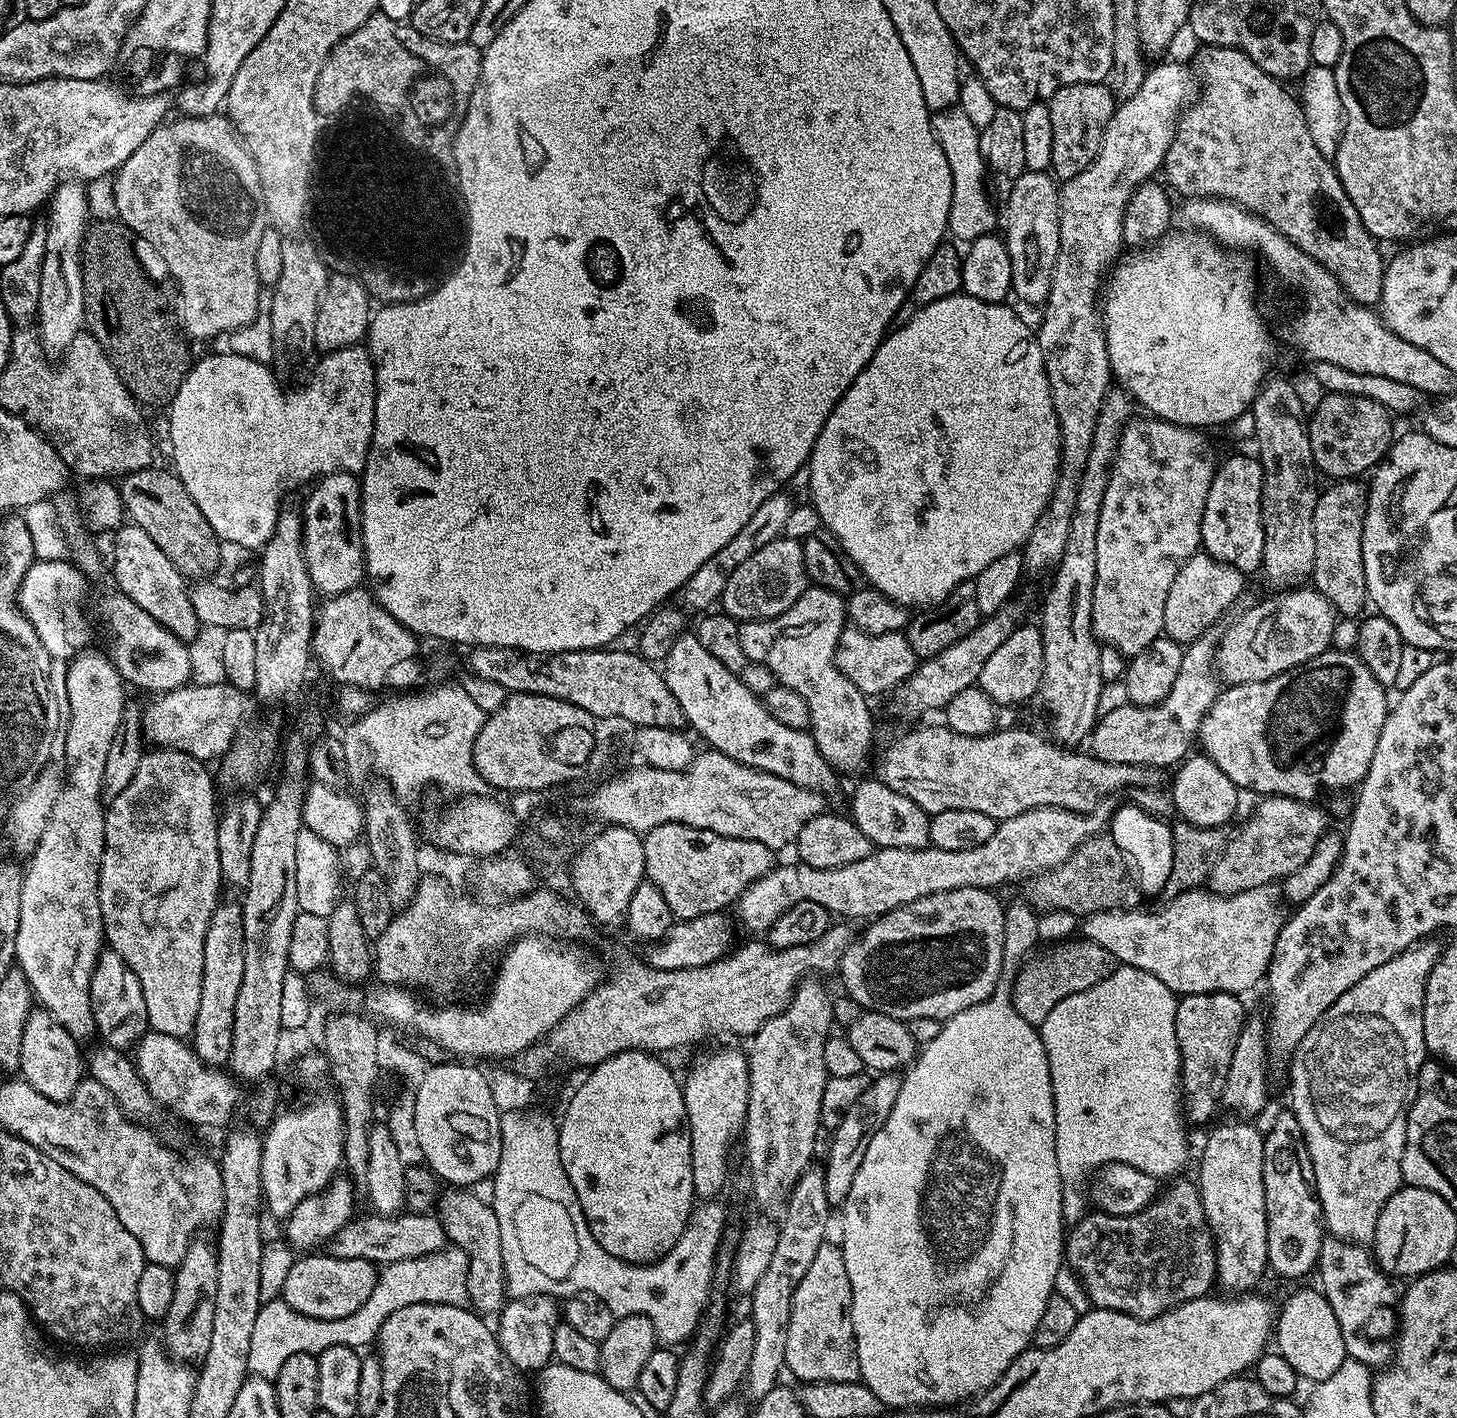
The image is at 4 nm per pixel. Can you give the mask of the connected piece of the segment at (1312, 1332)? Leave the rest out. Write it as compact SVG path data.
M1316 1288L1296 1291L1285 1302L1281 1312L1279 1309L1274 1326L1274 1342L1278 1344L1276 1348L1280 1356L1293 1366L1297 1376L1306 1382L1310 1380L1312 1384L1326 1381L1347 1360L1341 1327L1334 1310Z

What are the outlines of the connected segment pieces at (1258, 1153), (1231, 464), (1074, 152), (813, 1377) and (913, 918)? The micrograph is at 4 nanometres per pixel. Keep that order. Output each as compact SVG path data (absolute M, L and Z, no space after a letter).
M1232 1118L1229 1124L1220 1124L1208 1136L1208 1141L1204 1144L1204 1153L1200 1156L1200 1180L1198 1187L1202 1198L1202 1210L1208 1219L1208 1229L1216 1241L1216 1279L1219 1287L1224 1287L1228 1294L1248 1294L1260 1280L1263 1272L1269 1271L1268 1267L1268 1243L1266 1242L1266 1190L1262 1186L1262 1158L1264 1157L1264 1132L1256 1129L1255 1123L1249 1122L1244 1118Z
M1255 455L1228 456L1216 465L1216 473L1210 482L1210 494L1206 494L1206 510L1202 514L1200 542L1203 551L1218 562L1226 562L1245 574L1259 573L1264 562L1264 527L1262 526L1262 478L1264 471Z
M1107 83L1062 86L1047 101L1053 130L1053 158L1050 168L1057 181L1063 182L1082 174L1082 170L1086 170L1086 166L1094 162L1102 146L1102 134L1106 134L1106 126L1116 112L1117 103Z
M825 1242L818 1246L814 1263L807 1268L802 1282L798 1282L798 1290L794 1290L786 1330L784 1366L804 1384L860 1380L850 1277L846 1275L846 1258L839 1243Z
M963 888L962 890L946 890L942 894L930 894L926 898L918 898L912 904L907 904L901 908L890 910L885 916L873 919L867 925L868 929L864 933L857 935L852 941L852 945L844 951L844 956L840 960L838 977L844 983L843 991L854 1002L861 1004L865 1010L870 1012L881 1012L890 1018L898 1018L905 1022L914 1018L934 1018L941 1022L949 1020L954 1014L966 1010L970 1006L978 1006L978 1002L991 998L998 980L999 970L1002 968L1003 950L1003 920L1005 905L996 897L995 891L987 888Z

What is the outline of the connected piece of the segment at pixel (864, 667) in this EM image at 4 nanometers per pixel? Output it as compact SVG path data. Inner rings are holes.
M848 626L845 627L844 633L838 638L838 646L836 647L838 670L842 670L842 674L846 674L846 678L850 678L850 682L854 682L854 686L858 686L858 690L862 690L864 695L869 698L875 698L879 692L891 693L914 671L917 663L918 657L914 654L914 650L910 650L910 642L904 632L891 632L890 634L875 636Z

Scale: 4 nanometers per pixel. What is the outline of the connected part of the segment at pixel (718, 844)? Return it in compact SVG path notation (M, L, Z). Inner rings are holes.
M689 824L654 826L654 830L643 833L643 838L646 854L644 874L647 883L662 890L662 898L666 898L666 906L670 906L676 920L693 920L711 912L724 912L727 904L728 907L735 905L751 884L771 872L774 867L773 849L762 846L762 842L719 836L710 830L692 828Z

